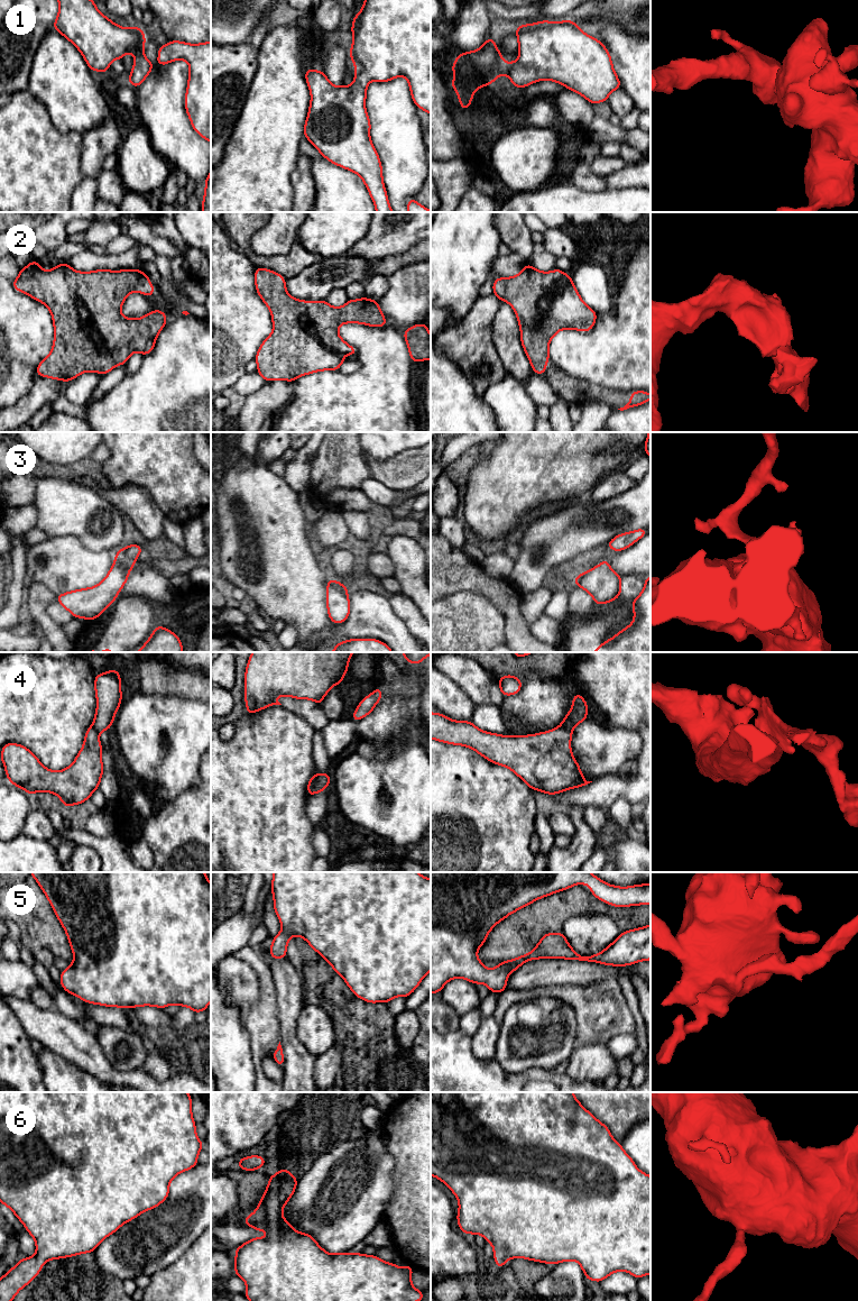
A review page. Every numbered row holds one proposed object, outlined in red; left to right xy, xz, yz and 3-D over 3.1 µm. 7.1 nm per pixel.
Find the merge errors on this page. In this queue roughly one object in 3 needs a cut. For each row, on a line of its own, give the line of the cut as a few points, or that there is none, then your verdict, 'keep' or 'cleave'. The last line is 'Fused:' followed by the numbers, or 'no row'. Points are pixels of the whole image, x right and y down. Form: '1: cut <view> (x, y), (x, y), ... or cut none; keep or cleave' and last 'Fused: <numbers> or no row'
1: cut none; keep
2: cut none; keep
3: cut none; keep
4: cut xz (317, 773), (312, 794); cleave
5: cut none; keep
6: cut none; keep
Fused: 4

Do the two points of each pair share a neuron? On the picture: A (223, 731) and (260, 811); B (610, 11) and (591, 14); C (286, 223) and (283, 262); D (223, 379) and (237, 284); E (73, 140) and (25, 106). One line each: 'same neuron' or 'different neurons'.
A: different neurons
B: same neuron
C: different neurons
D: same neuron
E: same neuron

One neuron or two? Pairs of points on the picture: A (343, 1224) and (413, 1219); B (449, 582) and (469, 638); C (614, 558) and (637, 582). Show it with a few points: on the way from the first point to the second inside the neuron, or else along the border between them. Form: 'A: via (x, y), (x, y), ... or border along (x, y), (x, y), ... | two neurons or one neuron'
A: border along (395, 1193), (388, 1202), (384, 1218) | two neurons
B: border along (480, 595), (473, 592), (459, 592), (442, 599) | two neurons
C: border along (638, 574), (626, 574), (621, 577) | two neurons

